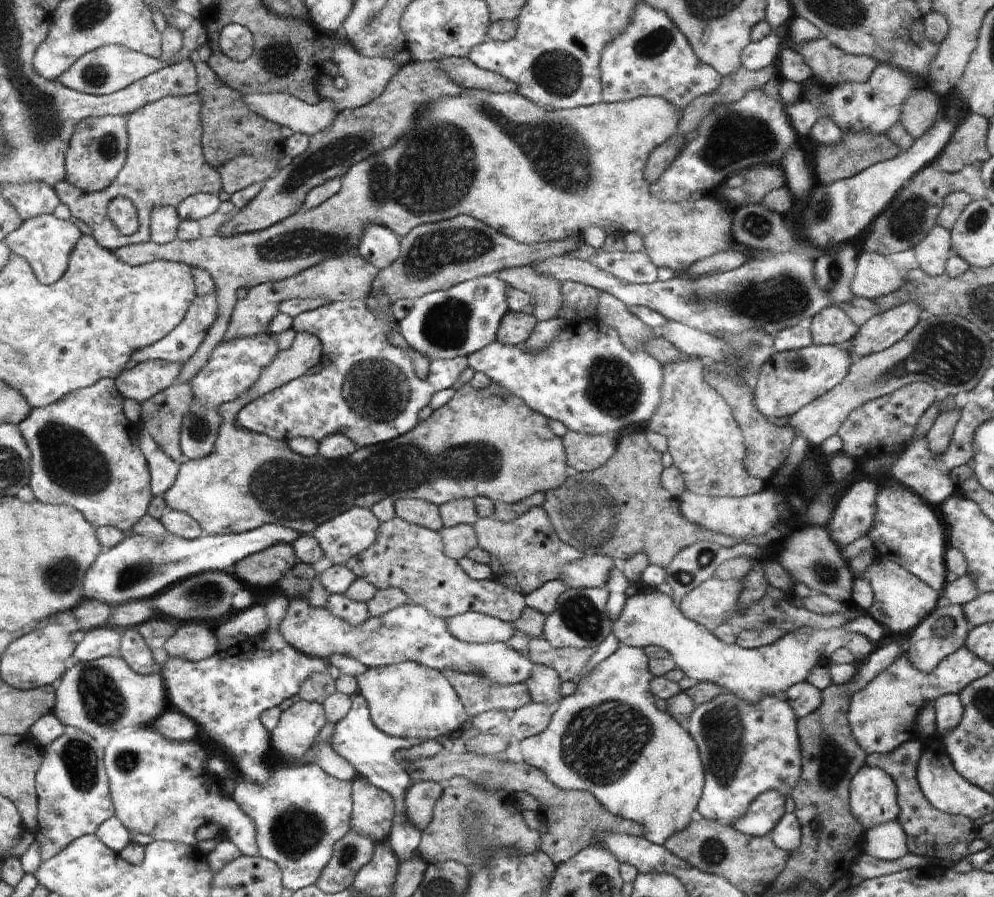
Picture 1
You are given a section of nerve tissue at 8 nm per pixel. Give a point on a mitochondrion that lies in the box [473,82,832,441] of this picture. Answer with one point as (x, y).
(557, 152)

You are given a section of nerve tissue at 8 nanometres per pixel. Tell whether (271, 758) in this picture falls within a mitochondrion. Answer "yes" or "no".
no

